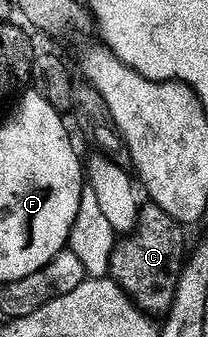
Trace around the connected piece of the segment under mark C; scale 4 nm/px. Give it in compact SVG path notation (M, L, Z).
M142 204L137 213L137 225L132 233L124 234L114 244L109 260L108 276L126 293L132 302L148 315L164 315L172 302L173 292L180 277L181 266L187 256L182 222L175 220L163 207Z

